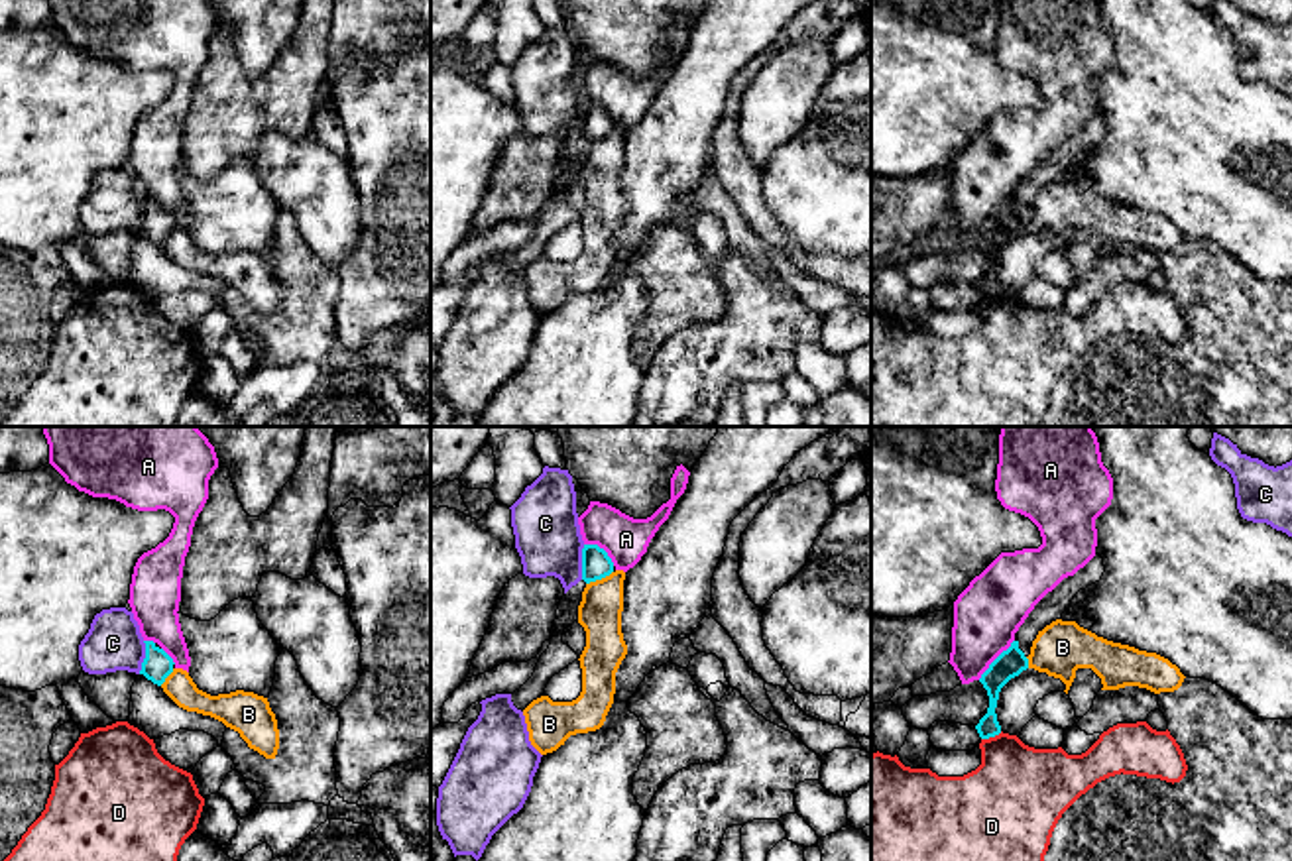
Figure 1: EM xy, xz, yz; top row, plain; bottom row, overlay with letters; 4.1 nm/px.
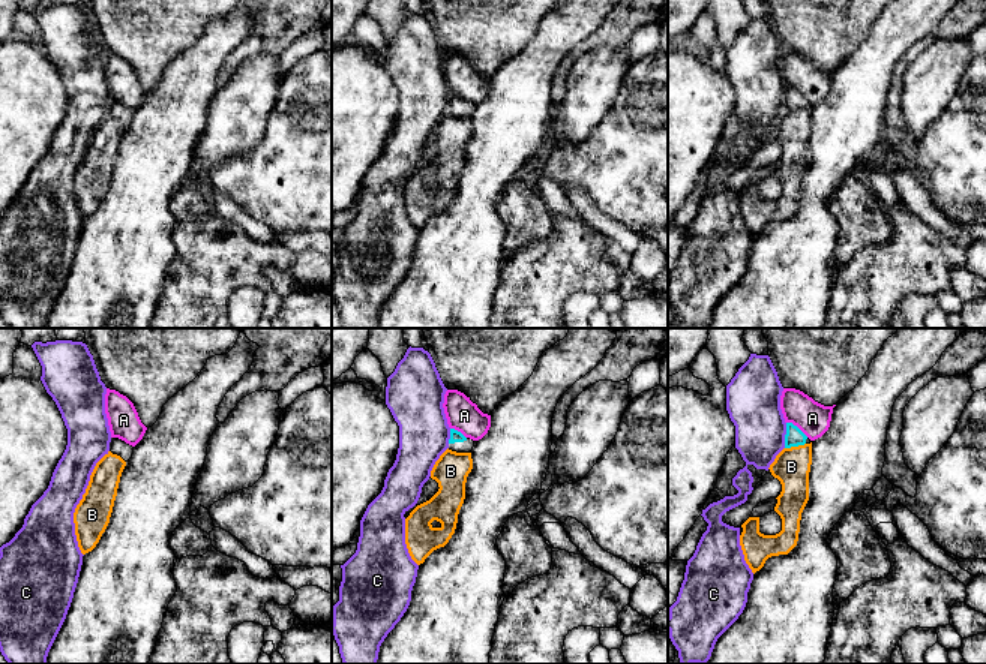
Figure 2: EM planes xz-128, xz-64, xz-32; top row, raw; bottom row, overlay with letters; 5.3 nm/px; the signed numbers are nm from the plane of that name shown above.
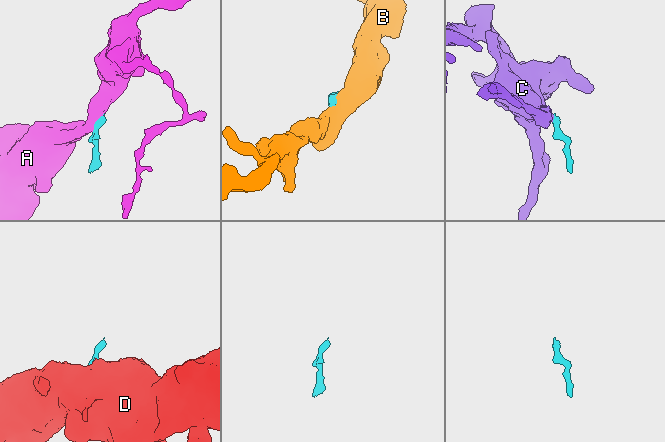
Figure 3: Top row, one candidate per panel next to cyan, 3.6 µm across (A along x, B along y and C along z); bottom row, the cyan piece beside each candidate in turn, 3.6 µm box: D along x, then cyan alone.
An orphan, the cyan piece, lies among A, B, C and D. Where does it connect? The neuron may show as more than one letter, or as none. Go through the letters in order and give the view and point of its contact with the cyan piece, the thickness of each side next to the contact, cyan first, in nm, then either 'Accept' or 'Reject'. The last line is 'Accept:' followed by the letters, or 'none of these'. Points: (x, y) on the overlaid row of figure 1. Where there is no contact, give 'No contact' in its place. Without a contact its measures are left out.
A: Touches cyan at yz (996, 659). Thickness 110 nm (cyan) against 280 nm. Reject
B: Touches cyan at xz (598, 578). Thickness 120 nm (cyan) against 180 nm. Reject
C: Touches cyan at xz (583, 563). Thickness 120 nm (cyan) against 280 nm. Reject
D: Touches cyan at yz (992, 736). Thickness 100 nm (cyan) against 380 nm. Reject
Accept: none of these

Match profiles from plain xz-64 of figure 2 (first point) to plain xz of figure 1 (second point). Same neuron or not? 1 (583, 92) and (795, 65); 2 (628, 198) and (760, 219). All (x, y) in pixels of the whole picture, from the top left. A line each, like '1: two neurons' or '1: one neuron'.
1: one neuron
2: two neurons

